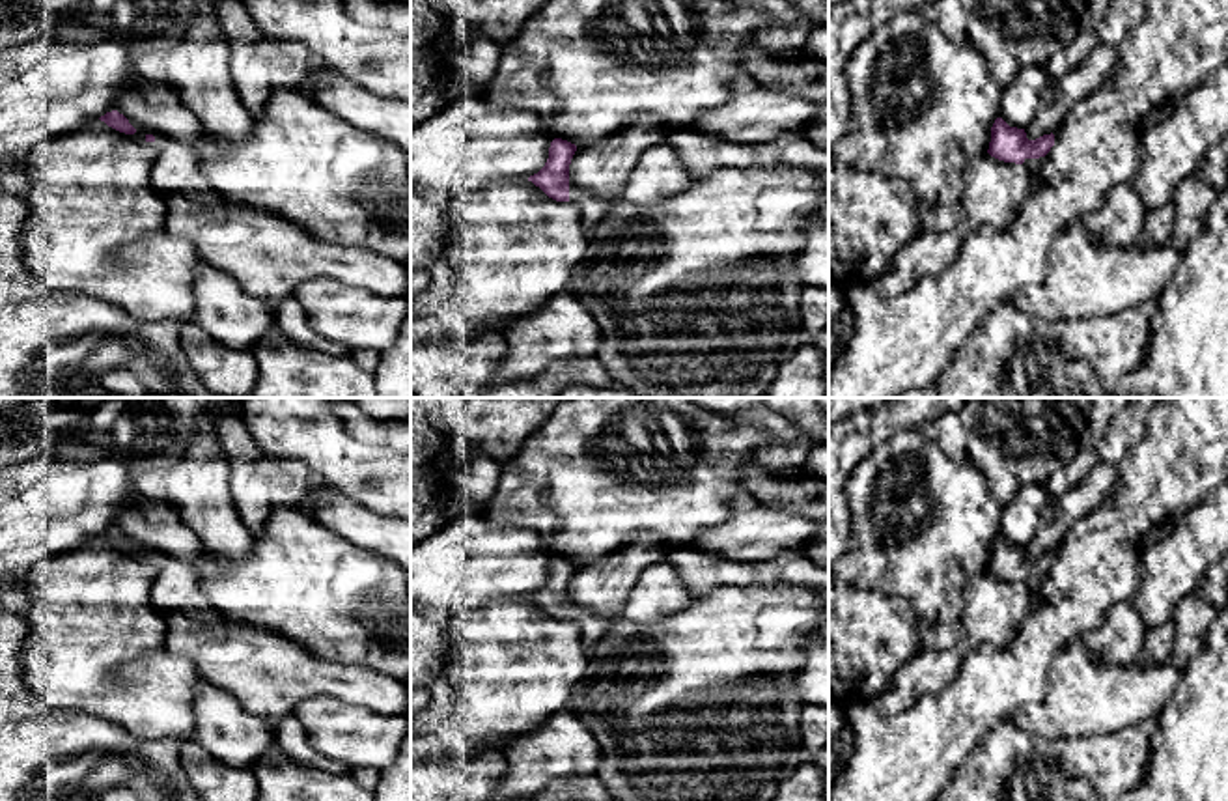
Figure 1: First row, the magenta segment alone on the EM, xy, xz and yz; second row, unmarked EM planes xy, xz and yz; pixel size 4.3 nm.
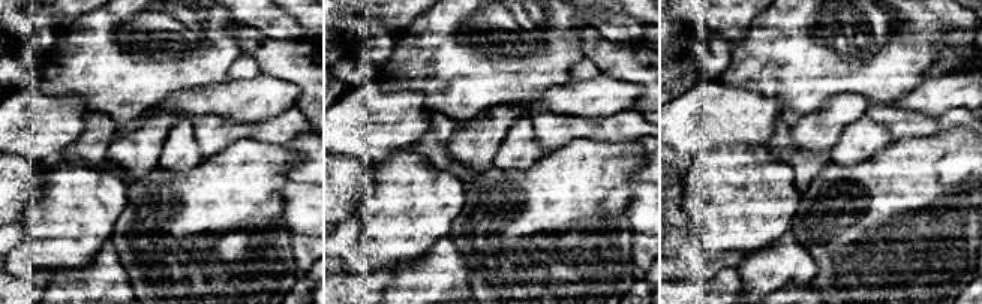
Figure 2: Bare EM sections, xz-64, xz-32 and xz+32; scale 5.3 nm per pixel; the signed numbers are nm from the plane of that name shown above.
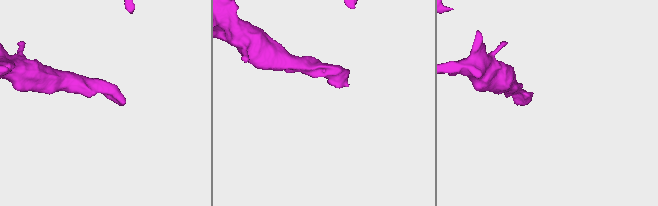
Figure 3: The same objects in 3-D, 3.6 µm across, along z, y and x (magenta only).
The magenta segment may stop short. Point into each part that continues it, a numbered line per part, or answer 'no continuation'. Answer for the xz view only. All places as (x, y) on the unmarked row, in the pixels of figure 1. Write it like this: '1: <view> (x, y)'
1: xz (592, 628)

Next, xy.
1: xy (176, 589)

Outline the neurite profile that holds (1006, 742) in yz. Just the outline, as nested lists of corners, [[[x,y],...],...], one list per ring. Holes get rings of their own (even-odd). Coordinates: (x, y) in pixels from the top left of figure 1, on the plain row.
[[[1151,717],[1114,734],[1049,741],[1004,721],[984,738],[984,743],[956,771],[937,801],[1120,801],[1125,792],[1144,780],[1148,741],[1155,730],[1157,717]]]

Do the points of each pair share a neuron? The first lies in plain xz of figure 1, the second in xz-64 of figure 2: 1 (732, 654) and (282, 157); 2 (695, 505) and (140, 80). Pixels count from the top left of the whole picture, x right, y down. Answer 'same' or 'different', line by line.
1: same
2: same

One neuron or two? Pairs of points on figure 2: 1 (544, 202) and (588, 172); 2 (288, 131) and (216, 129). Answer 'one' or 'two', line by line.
1: one
2: one

